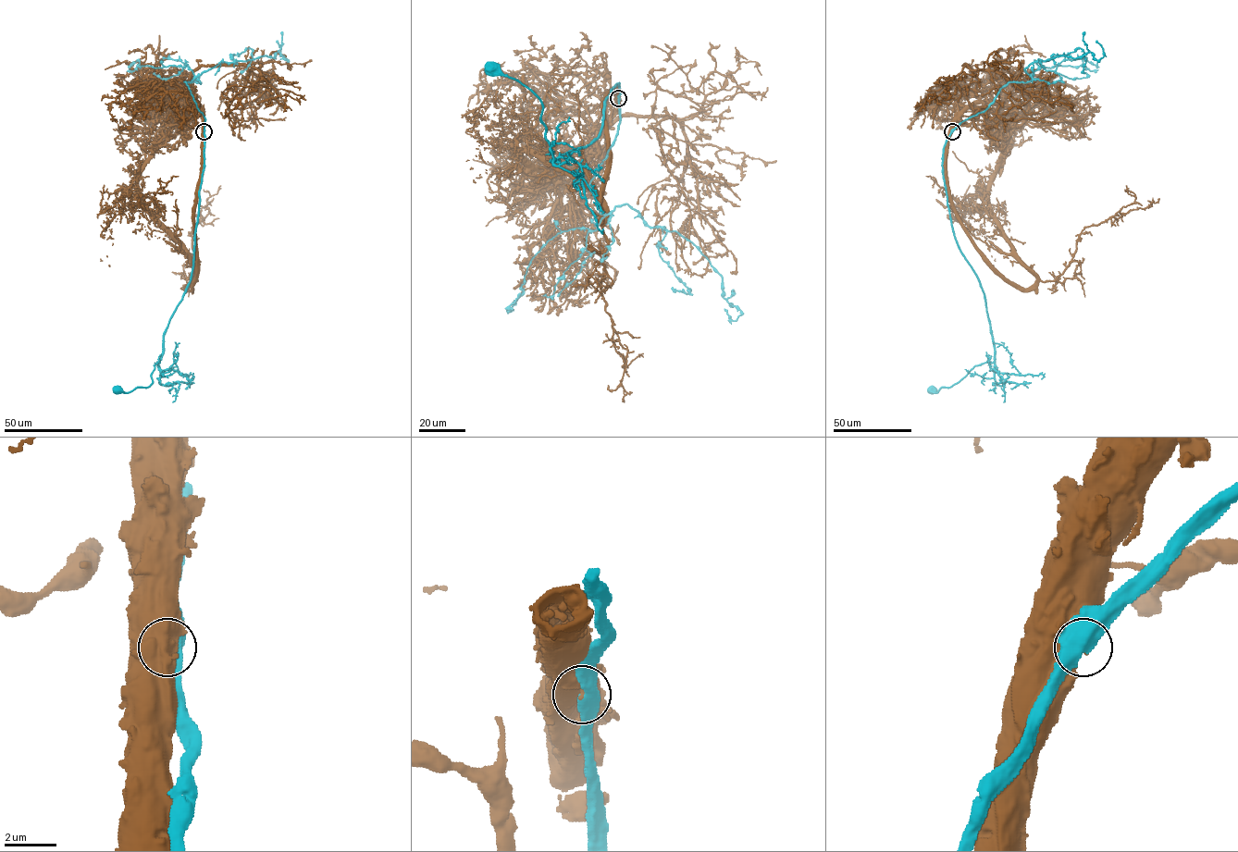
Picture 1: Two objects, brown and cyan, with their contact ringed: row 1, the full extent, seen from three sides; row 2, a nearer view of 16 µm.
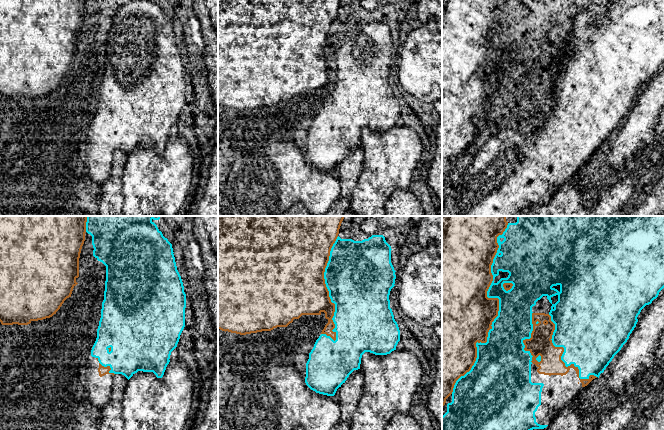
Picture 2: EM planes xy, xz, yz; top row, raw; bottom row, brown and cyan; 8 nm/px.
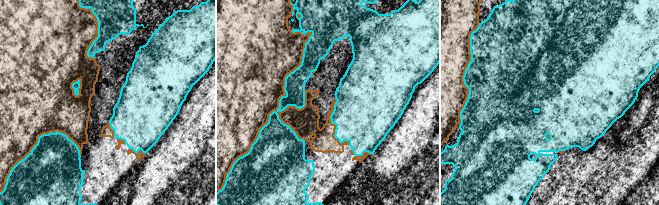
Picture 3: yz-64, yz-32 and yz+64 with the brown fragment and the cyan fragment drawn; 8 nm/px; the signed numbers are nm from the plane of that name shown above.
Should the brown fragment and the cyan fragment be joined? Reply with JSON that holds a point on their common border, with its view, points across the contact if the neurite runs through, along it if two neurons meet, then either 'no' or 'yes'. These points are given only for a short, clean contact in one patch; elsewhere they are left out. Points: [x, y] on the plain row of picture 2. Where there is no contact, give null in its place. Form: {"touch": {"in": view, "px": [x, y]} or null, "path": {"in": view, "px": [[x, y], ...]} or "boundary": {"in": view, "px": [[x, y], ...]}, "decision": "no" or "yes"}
{"touch": {"in": "yz", "px": [498, 85]}, "decision": "no"}

